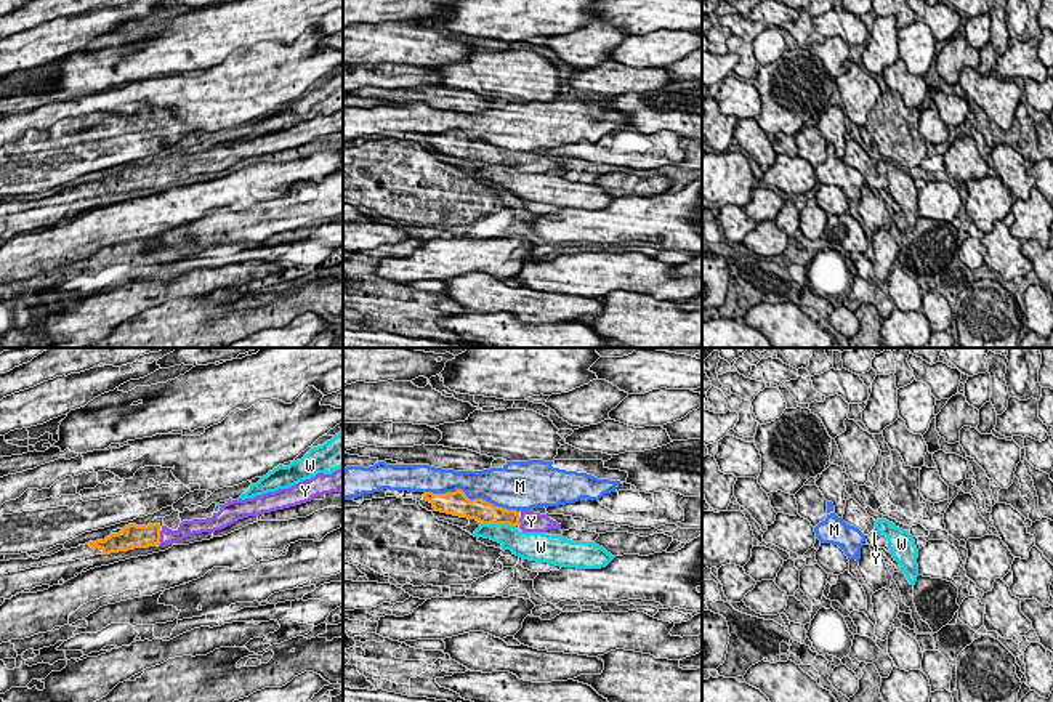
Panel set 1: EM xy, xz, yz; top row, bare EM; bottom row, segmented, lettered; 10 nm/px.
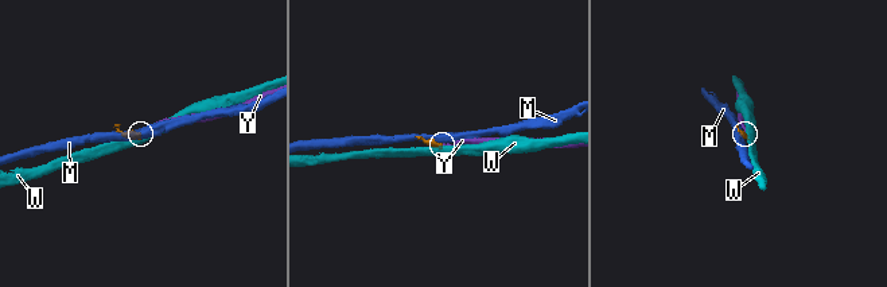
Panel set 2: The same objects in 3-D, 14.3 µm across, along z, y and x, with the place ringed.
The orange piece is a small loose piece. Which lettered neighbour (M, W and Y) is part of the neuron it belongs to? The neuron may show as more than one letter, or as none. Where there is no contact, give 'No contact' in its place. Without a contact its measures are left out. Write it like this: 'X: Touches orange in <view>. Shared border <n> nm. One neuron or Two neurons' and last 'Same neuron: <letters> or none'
M: Touches orange in xz. Shared border 800 nm. Two neurons
W: Touches orange in xz. Shared border 340 nm. Two neurons
Y: Touches orange in xy. Shared border 140 nm. One neuron
Same neuron: Y

